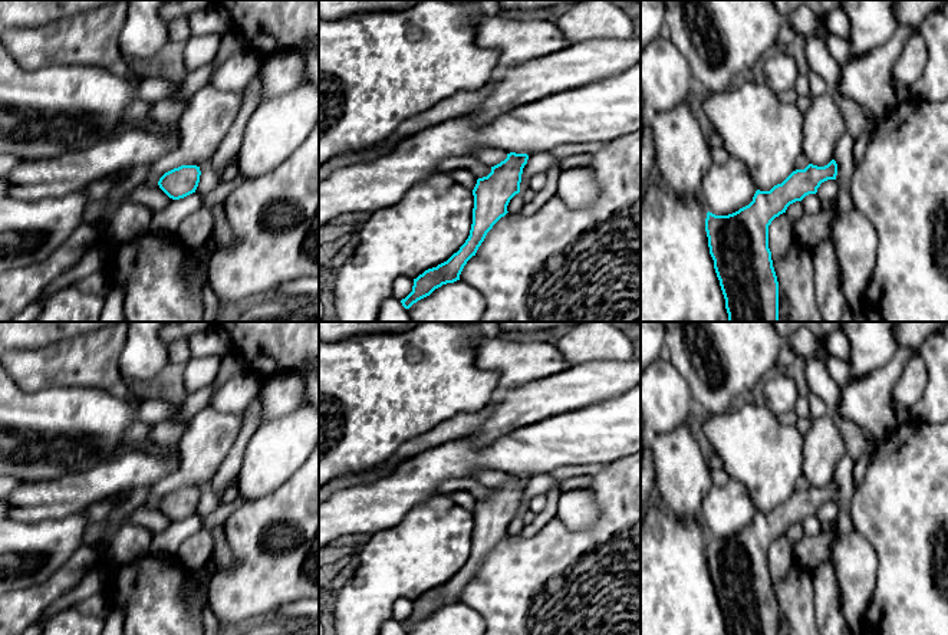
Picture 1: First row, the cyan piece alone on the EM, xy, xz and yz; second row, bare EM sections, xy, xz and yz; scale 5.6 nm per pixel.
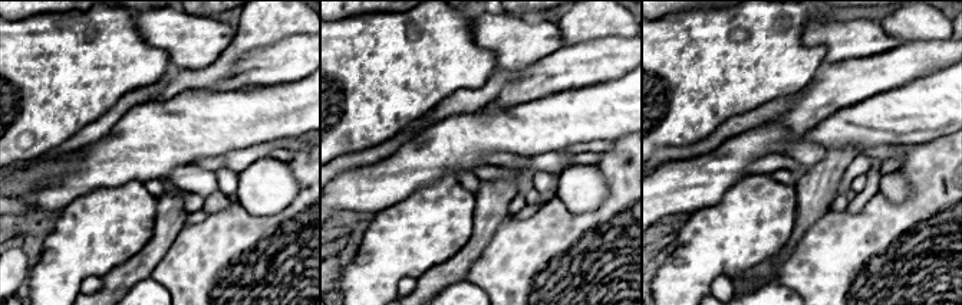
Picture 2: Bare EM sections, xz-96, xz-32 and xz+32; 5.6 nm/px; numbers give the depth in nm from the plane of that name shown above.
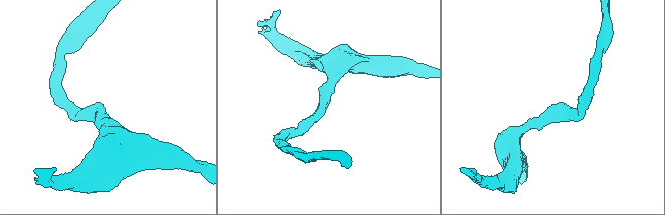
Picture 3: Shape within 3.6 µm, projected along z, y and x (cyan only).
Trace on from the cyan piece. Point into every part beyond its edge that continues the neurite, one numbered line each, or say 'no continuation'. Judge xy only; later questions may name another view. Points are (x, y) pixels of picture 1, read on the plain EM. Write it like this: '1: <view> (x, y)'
no continuation

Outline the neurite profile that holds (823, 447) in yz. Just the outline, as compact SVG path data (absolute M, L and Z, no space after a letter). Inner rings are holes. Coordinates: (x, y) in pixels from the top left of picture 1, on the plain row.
M810 417L810 430L803 434L804 477L817 488L827 487L837 463L846 455L842 434L832 417Z

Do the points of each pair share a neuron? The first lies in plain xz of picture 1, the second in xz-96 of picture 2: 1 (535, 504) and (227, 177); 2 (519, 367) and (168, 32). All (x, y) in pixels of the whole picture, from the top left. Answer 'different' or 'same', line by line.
1: same
2: same

